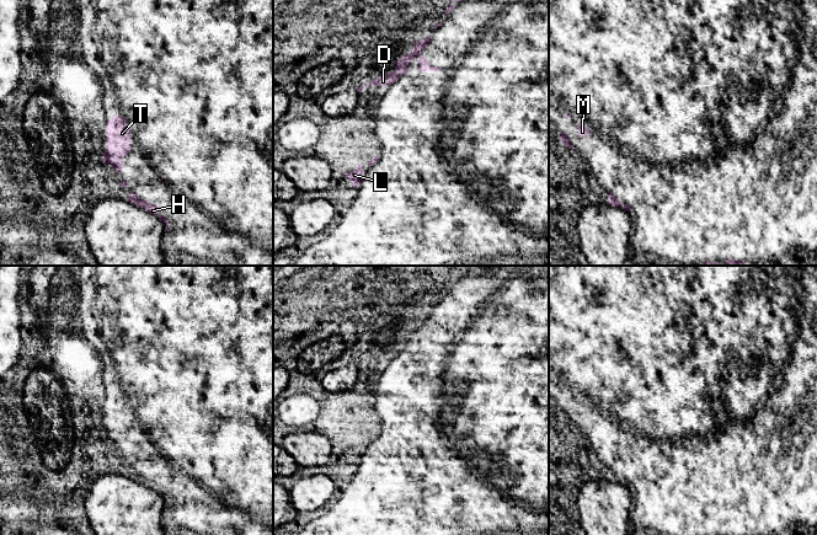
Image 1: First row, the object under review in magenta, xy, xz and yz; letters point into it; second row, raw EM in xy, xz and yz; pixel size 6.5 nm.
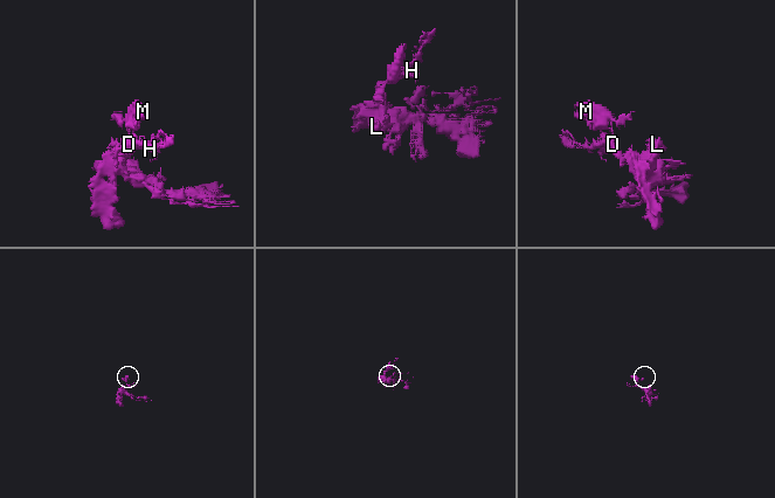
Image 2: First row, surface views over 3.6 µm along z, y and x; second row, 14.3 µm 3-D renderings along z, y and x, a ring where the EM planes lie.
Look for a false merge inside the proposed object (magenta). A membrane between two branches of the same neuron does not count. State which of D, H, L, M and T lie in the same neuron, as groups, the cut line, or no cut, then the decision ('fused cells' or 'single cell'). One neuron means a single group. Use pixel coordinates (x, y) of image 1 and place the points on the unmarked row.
D H L M T | no cut | single cell

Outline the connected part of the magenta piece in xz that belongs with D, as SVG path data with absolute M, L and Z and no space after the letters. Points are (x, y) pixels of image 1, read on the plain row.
M432 311L427 315L420 315L413 319L413 323L410 330L405 330L402 333L396 336L395 346L390 348L383 348L378 354L373 355L369 359L364 359L358 363L357 369L362 368L363 362L385 362L391 360L399 355L400 352L404 352L407 347L410 338L417 332L418 333L418 346L420 347L440 347L442 344L437 342L431 342L428 336L426 336L421 328L431 319Z

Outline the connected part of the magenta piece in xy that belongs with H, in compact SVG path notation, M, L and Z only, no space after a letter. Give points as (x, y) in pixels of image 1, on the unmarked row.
M132 465L128 470L128 477L137 481L137 482L141 482L145 486L150 487L151 489L156 491L165 501L165 507L169 505L169 496L162 491L164 489L164 485L155 481L155 480L150 480L146 475L140 475Z

